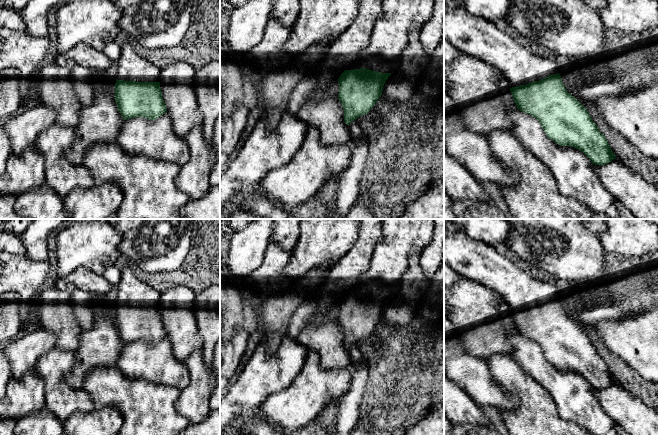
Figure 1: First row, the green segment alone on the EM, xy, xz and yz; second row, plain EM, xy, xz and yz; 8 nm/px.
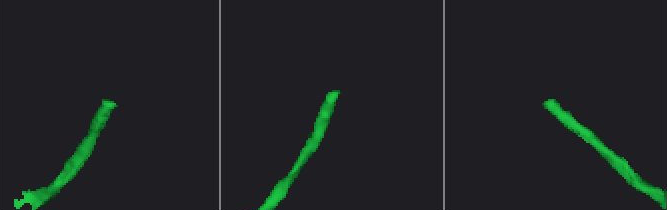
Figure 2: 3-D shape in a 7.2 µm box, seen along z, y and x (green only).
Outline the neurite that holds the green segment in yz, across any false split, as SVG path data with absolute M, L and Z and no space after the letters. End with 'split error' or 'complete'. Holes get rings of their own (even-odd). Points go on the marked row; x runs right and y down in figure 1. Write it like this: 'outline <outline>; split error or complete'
outline M444 0L444 38L462 54L478 59L498 70L508 82L517 108L536 118L547 137L556 144L580 150L595 165L605 165L616 159L607 139L599 131L588 110L567 92L559 74L561 70L554 61L532 53L511 35L500 30L494 22L469 13L461 3L453 0Z; split error

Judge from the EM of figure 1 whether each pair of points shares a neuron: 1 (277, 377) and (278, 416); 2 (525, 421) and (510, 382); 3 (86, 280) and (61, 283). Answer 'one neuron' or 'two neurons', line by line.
1: two neurons
2: one neuron
3: one neuron

